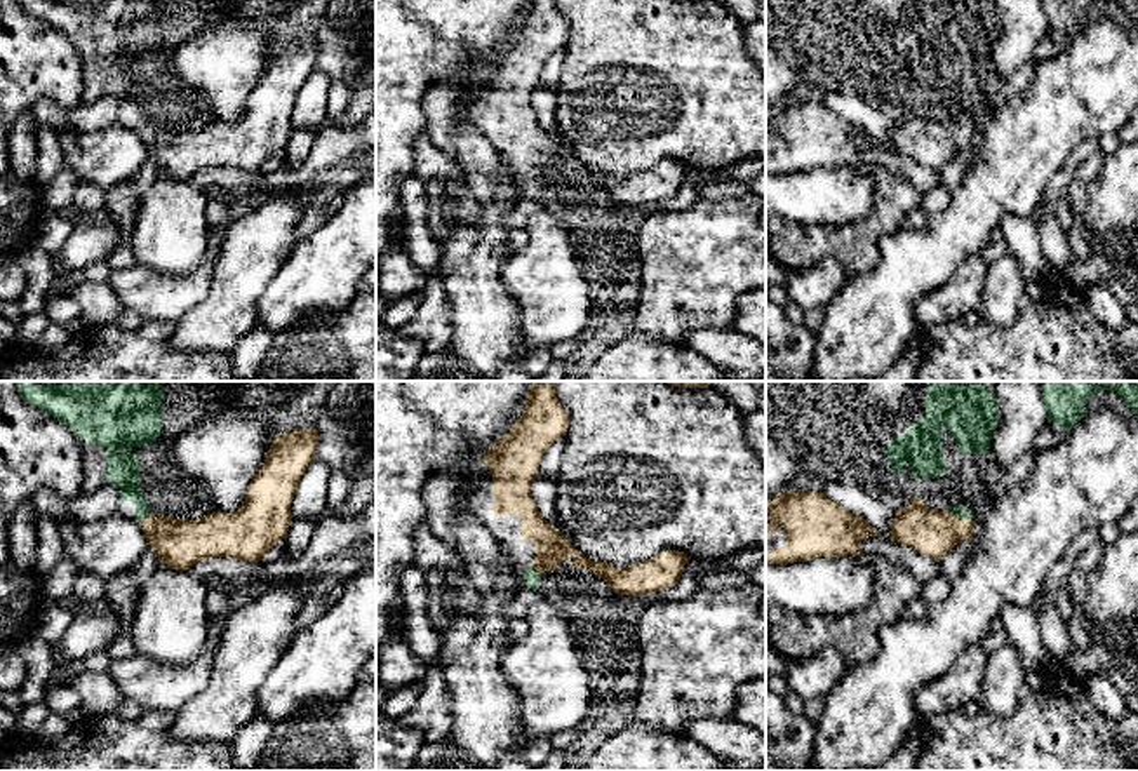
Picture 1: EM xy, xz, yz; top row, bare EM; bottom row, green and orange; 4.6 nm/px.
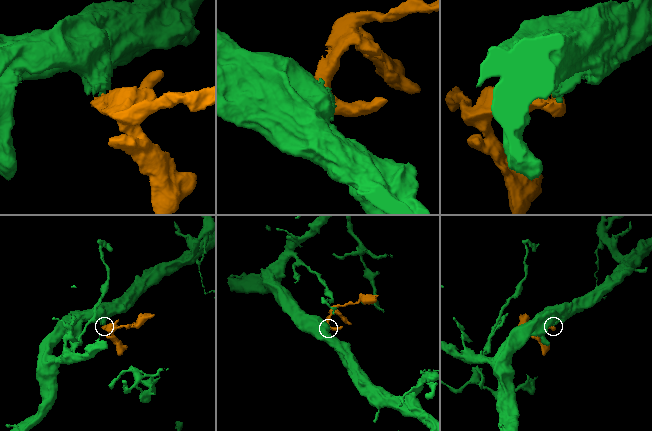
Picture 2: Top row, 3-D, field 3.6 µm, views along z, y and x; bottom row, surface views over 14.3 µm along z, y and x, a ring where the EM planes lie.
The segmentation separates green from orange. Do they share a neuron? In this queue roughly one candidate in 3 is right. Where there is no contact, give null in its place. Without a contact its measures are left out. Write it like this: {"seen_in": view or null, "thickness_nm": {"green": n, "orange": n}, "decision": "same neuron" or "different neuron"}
{"seen_in": "yz", "thickness_nm": {"green": 50, "orange": 220}, "decision": "same neuron"}

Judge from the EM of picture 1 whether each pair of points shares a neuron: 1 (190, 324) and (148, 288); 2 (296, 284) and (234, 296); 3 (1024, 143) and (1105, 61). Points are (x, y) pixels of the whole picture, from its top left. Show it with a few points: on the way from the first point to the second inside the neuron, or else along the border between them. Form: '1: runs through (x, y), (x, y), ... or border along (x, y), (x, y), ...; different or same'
1: border along (211, 288), (199, 303), (174, 321); different
2: border along (289, 253), (258, 301), (258, 319); different
3: runs through (1044, 122), (1084, 82); same

